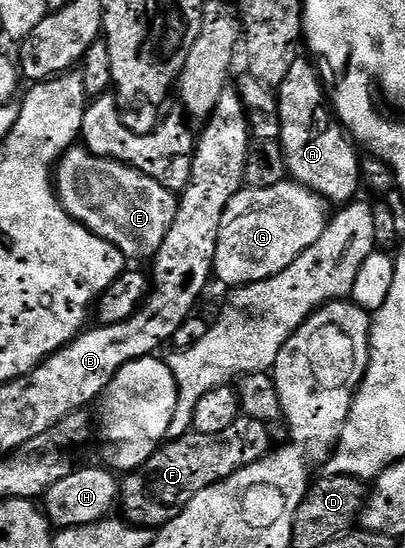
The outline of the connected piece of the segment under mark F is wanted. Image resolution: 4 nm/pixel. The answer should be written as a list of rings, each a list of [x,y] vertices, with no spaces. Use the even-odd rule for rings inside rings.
[[[241,416],[226,428],[226,432],[214,432],[213,434],[198,434],[189,432],[180,438],[165,441],[159,450],[155,450],[137,470],[125,473],[120,482],[119,505],[124,506],[123,517],[133,526],[141,528],[159,528],[168,522],[172,522],[184,511],[186,504],[198,496],[206,488],[226,480],[234,472],[238,472],[243,466],[254,464],[260,458],[264,458],[273,449],[272,438],[268,435],[269,423],[262,420],[254,420],[247,416]]]

